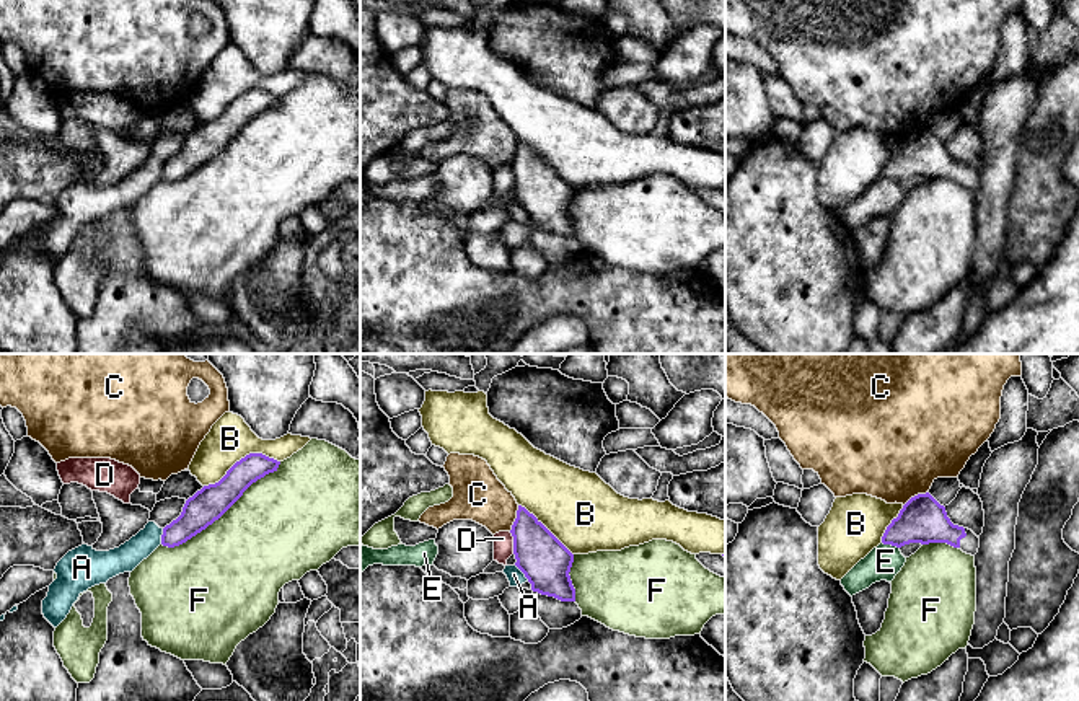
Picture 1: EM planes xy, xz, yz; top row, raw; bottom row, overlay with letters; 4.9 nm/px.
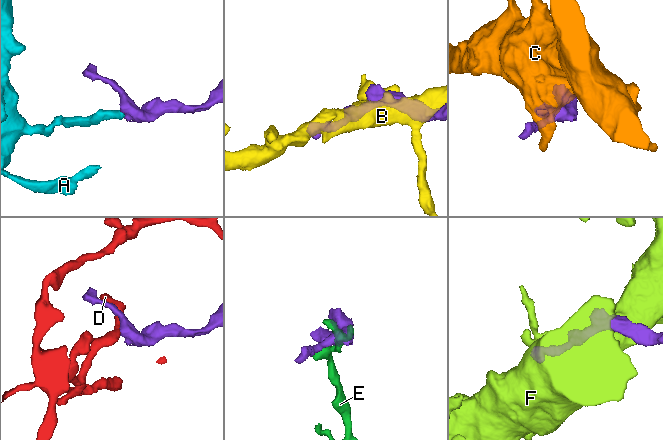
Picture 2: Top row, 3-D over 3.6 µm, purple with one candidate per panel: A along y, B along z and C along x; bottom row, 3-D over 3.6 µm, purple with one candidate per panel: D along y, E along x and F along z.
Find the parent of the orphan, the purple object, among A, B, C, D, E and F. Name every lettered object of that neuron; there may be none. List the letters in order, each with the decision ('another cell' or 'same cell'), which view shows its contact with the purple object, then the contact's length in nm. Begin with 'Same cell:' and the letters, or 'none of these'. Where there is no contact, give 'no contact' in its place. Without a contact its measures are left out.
Same cell: none of these
A: another cell; contact in xz; length 110 nm
B: another cell; contact in xy; length 400 nm
C: another cell; contact in xz; length 140 nm
D: another cell; contact in xz; length 110 nm
E: another cell; contact in yz; length 90 nm
F: another cell; contact in xy; length 700 nm

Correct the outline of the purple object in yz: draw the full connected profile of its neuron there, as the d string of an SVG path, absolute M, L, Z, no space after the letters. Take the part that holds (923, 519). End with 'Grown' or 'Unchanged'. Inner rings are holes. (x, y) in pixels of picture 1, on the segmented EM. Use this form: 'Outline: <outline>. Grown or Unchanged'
Outline: M929 492L911 497L898 517L887 527L883 544L901 548L909 543L947 543L975 556L980 538L968 528L953 525L940 505Z. Grown

